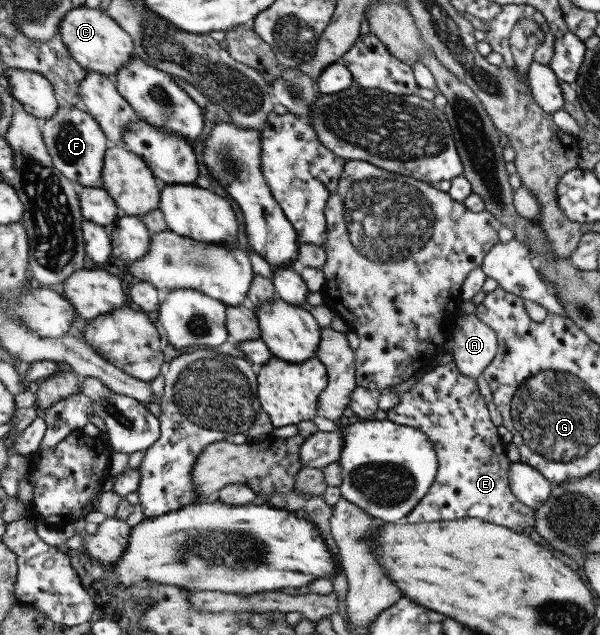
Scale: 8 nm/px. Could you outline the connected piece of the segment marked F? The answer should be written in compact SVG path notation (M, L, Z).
M57 106L55 116L44 120L41 131L43 144L51 157L52 166L77 186L95 188L102 186L101 170L103 156L107 149L105 136L93 117L75 106Z

